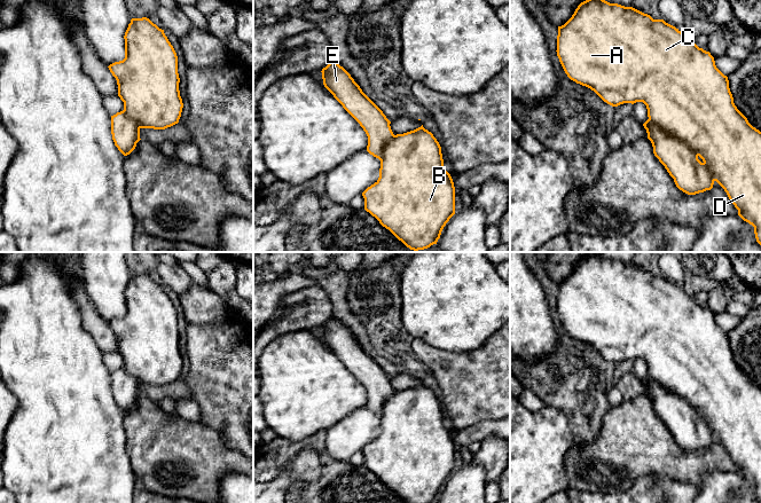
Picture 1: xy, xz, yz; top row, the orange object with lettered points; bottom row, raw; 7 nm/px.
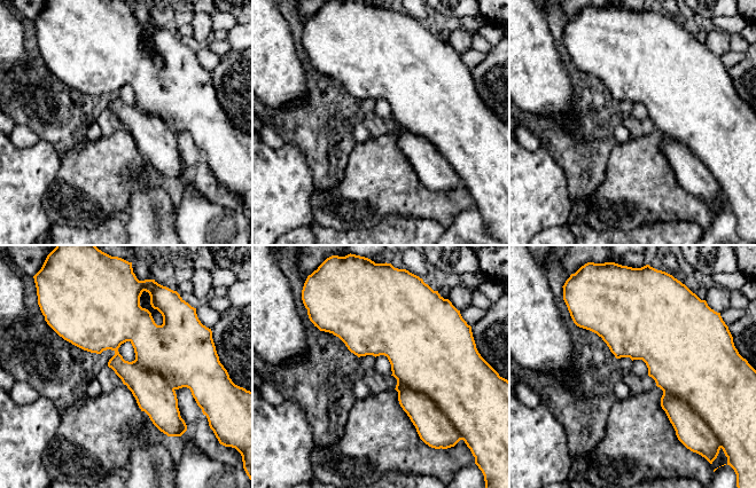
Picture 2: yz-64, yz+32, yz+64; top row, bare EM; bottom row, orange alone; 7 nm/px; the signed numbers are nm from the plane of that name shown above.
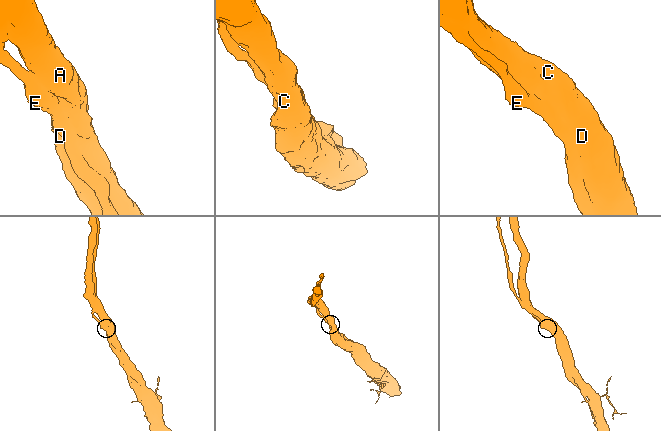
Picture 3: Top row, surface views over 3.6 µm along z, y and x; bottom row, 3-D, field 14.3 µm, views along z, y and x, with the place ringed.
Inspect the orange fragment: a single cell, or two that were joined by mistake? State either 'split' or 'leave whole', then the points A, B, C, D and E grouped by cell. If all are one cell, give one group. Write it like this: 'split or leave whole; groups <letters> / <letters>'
leave whole; groups A B C D E

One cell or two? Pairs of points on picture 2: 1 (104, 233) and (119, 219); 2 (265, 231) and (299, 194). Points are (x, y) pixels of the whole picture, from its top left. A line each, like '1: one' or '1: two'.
1: one
2: one

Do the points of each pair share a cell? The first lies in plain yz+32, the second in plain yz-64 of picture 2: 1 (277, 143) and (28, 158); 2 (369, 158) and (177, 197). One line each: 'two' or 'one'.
1: two
2: one

